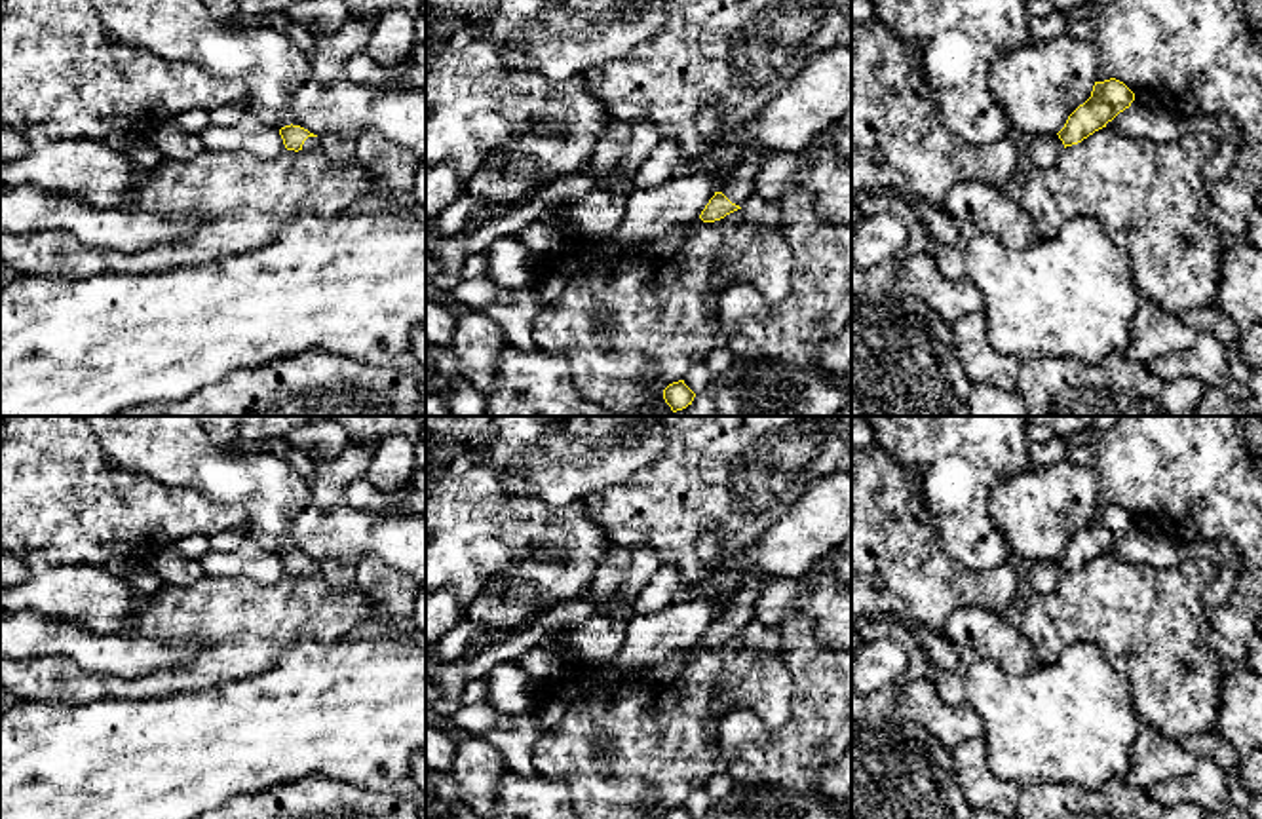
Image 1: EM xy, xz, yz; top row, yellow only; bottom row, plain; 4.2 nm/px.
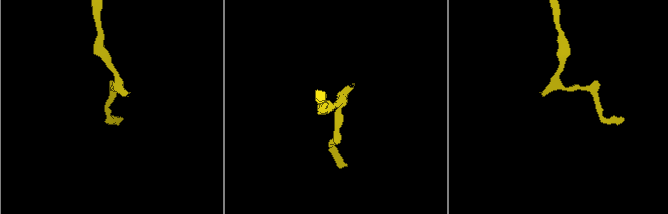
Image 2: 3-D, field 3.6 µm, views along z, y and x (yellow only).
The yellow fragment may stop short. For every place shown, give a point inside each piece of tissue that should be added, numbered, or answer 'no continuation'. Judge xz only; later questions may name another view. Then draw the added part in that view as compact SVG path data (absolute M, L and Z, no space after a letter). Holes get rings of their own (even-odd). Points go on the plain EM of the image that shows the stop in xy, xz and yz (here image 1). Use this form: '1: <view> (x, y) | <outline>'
1: xz (740, 614) | M747 568L739 574L739 589L734 606L720 618L736 631L743 631L753 619L756 593L768 574L758 568Z

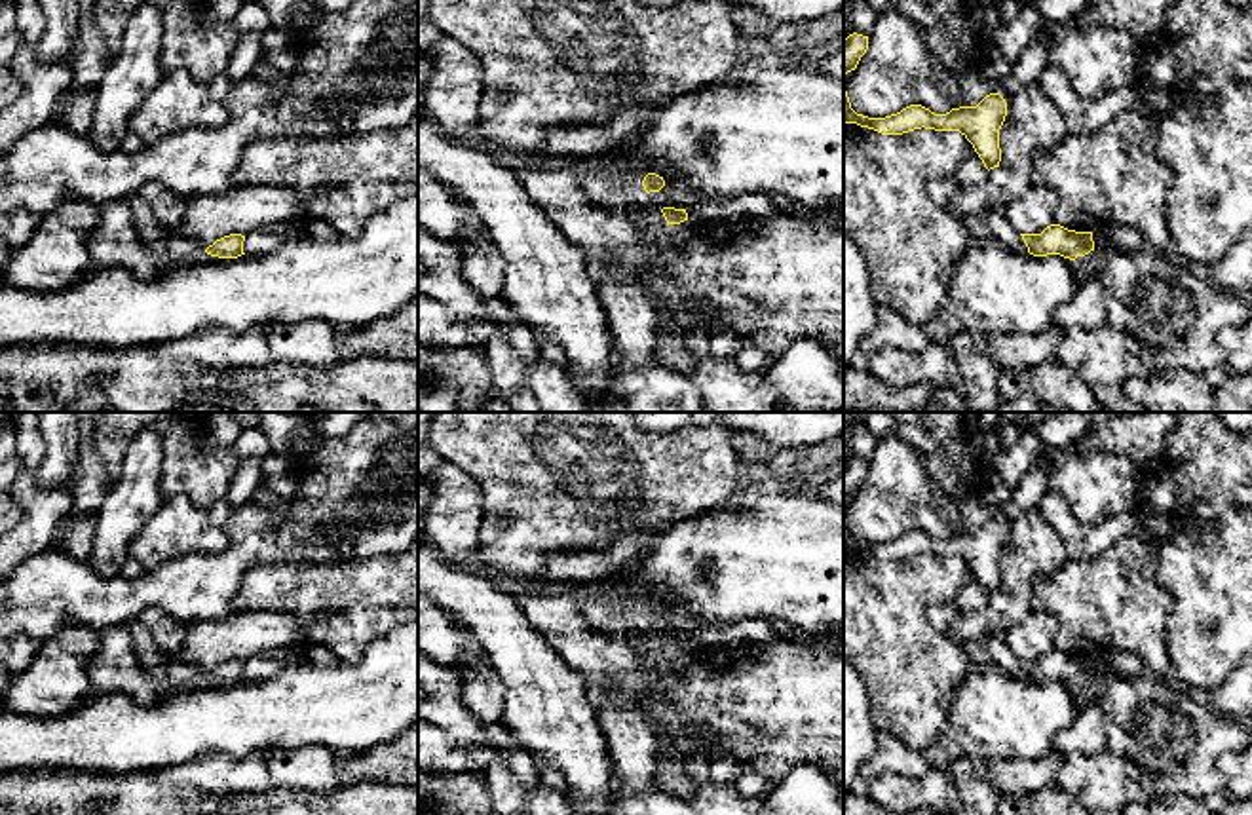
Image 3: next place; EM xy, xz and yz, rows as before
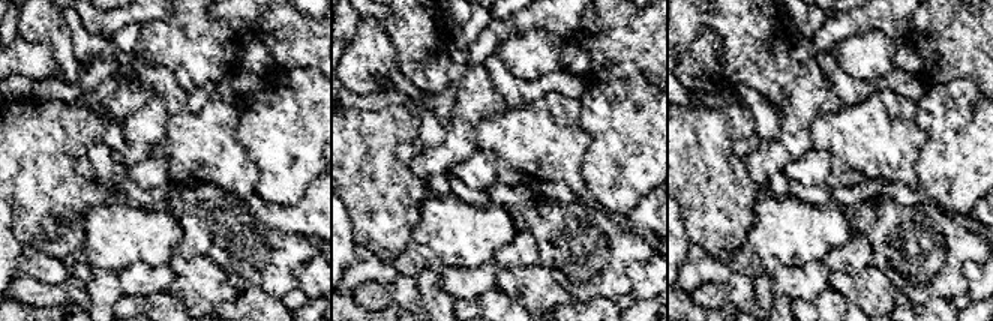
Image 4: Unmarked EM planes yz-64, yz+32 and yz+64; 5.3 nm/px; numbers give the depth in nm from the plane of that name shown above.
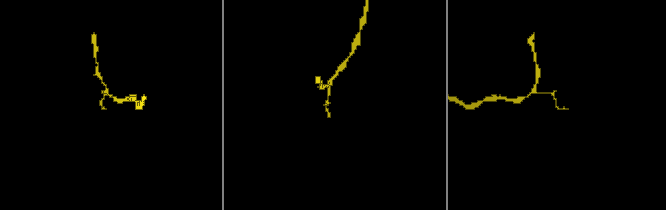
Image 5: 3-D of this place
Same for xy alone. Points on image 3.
no continuation

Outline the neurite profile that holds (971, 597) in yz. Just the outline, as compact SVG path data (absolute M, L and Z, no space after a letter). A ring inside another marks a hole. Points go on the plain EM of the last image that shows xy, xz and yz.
M971 572L971 576L965 579L963 587L956 597L956 606L959 614L971 614L982 610L986 604L988 604L988 595L984 593L982 585Z

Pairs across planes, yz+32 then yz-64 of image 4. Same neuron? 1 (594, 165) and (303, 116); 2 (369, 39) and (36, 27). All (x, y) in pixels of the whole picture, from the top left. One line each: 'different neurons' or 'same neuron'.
1: same neuron
2: same neuron

